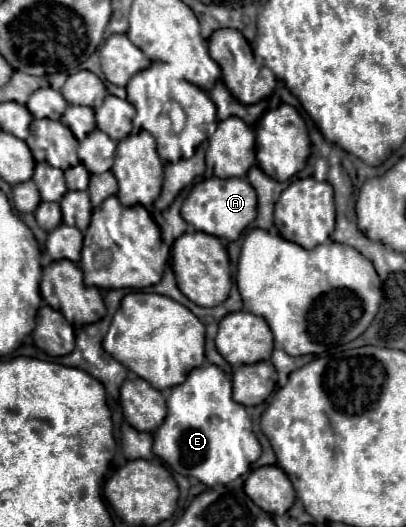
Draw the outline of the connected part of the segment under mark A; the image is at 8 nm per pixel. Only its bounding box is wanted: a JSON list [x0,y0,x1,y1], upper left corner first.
[182,177,256,241]

